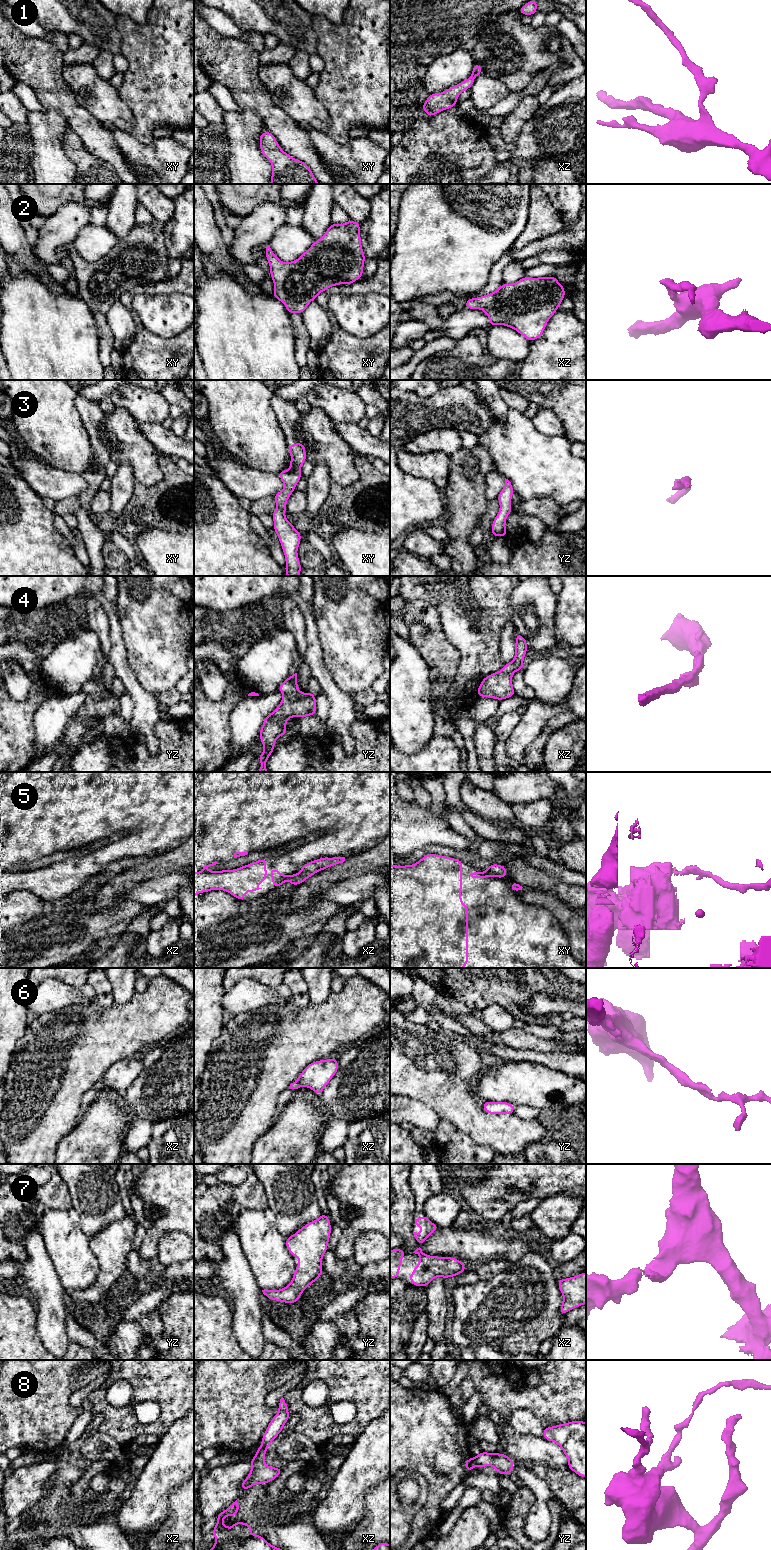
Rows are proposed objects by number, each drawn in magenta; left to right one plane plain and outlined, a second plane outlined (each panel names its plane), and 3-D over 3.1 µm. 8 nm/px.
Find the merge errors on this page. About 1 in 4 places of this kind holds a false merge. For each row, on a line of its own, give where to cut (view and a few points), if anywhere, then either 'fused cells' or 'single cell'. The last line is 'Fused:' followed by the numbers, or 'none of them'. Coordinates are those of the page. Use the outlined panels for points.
1: no cut | single cell
2: no cut | single cell
3: no cut | single cell
4: no cut | single cell
5: xz (290, 875), (286, 879) | fused cells
6: no cut | single cell
7: no cut | single cell
8: yz (473, 1457), (475, 1465) | fused cells
Fused: 5, 8

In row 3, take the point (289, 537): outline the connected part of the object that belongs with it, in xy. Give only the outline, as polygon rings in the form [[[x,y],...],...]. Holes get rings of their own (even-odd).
[[[301,442],[288,445],[291,455],[290,468],[281,471],[278,476],[284,483],[284,489],[274,495],[276,510],[272,513],[274,531],[276,532],[285,555],[285,572],[287,576],[300,576],[302,569],[297,554],[301,543],[301,532],[296,530],[286,517],[286,502],[295,491],[297,483],[301,479],[301,466],[306,461],[305,446]]]

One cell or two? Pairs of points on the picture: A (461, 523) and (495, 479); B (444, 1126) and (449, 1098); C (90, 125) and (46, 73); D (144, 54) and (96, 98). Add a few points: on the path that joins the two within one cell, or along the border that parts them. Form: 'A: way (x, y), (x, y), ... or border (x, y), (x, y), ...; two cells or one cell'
A: border (493, 470), (485, 481), (488, 500); two cells
B: border (441, 1118), (450, 1121), (465, 1133); two cells
C: way (77, 114), (50, 86); one cell
D: border (117, 90), (121, 100), (130, 110); two cells

